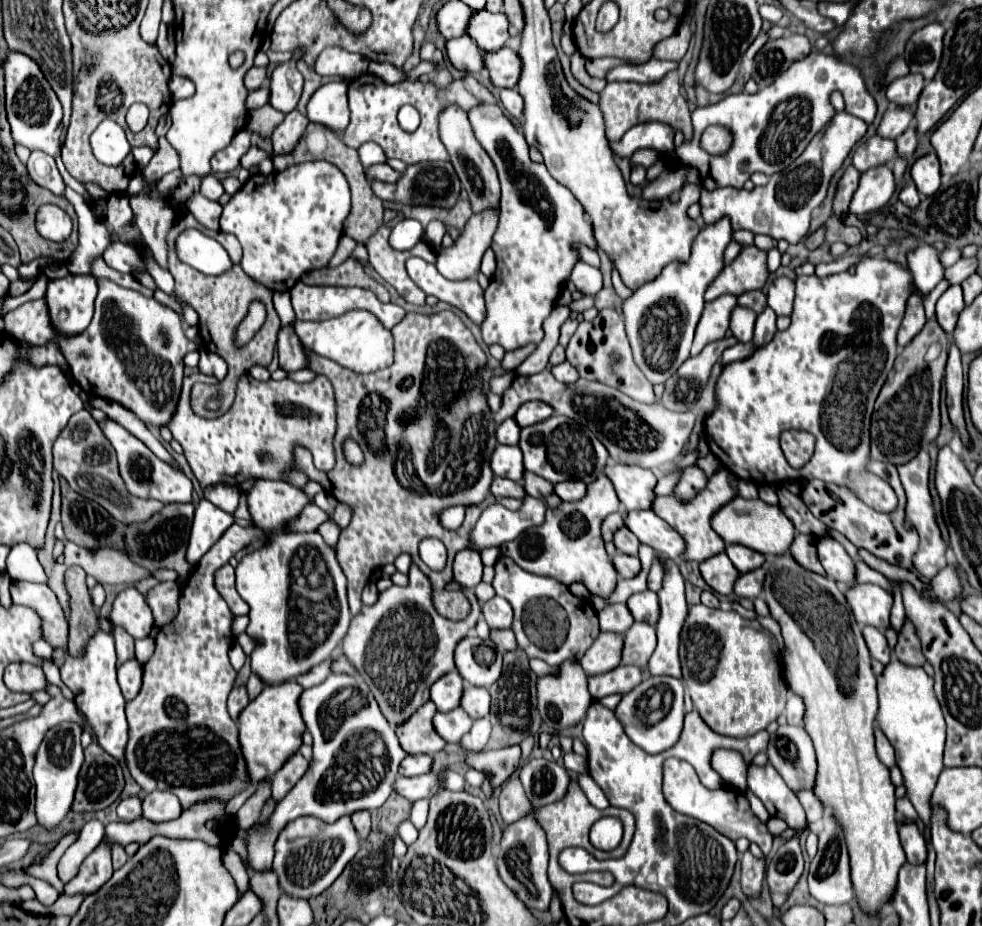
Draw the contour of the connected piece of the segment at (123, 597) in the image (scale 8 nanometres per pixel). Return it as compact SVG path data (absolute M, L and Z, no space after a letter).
M126 588L116 596L110 622L114 626L122 626L134 638L146 638L154 626L152 612L148 612L148 604L136 588Z

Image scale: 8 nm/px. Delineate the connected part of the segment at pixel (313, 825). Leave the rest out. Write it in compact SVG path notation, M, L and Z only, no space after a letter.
M304 816L298 820L292 820L282 828L274 842L274 864L272 868L278 874L280 888L288 896L294 898L314 898L322 894L326 888L332 886L332 882L342 874L344 866L356 856L360 850L360 836L350 822L350 816L338 818L332 826L324 824L322 820Z

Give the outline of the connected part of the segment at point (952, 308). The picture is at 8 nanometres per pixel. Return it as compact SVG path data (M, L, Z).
M952 286L948 288L938 304L936 304L936 318L938 318L938 324L944 328L944 332L952 332L956 328L956 322L958 322L958 316L964 308L964 298L962 298L962 288L960 286Z

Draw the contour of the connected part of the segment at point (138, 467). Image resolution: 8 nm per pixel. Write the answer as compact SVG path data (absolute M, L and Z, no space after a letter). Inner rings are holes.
M102 420L98 422L102 434L110 440L118 454L118 464L120 464L120 476L124 478L128 492L140 498L154 498L160 500L162 504L170 502L190 502L192 500L192 482L186 478L186 474L180 468L174 468L166 462L162 462L144 442L140 442L136 436L132 436L128 430L124 430L120 424L112 420Z

